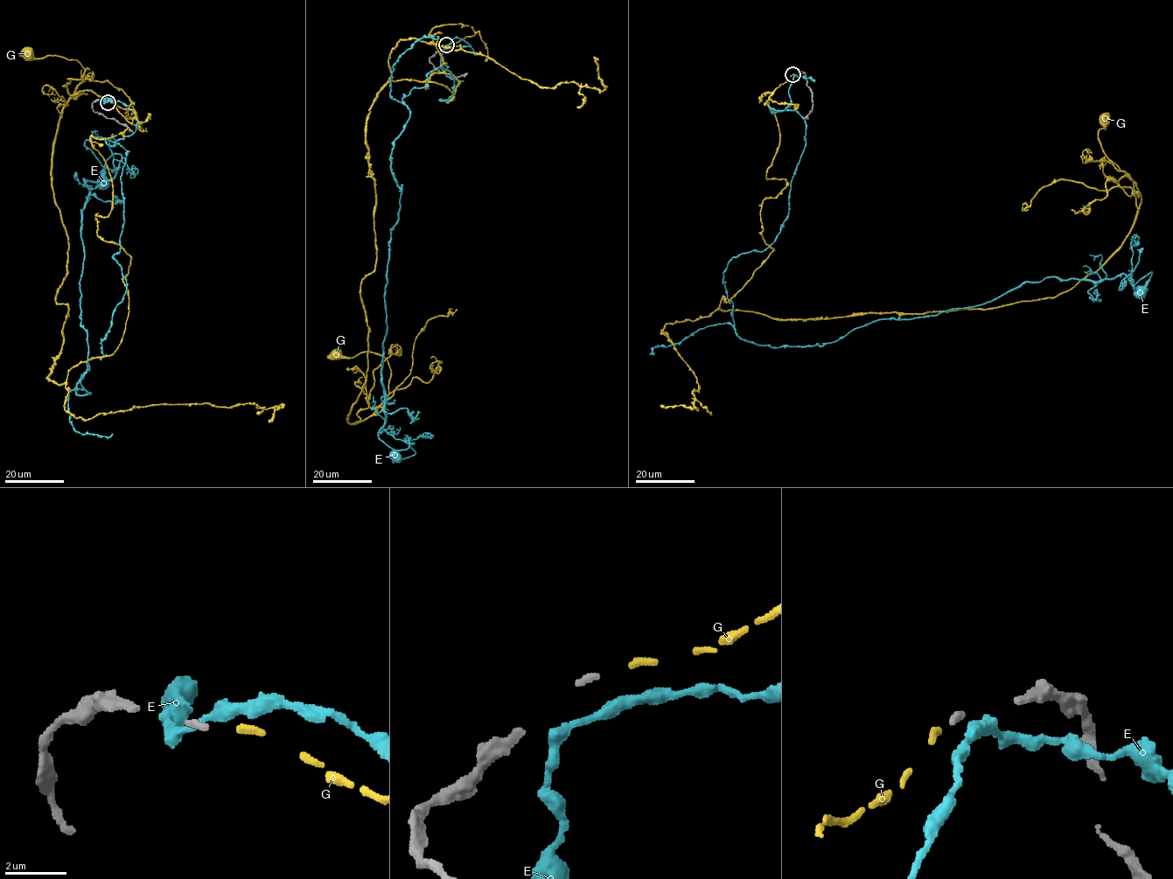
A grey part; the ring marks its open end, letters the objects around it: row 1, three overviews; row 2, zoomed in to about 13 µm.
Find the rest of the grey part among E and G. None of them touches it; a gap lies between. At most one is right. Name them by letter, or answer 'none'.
G

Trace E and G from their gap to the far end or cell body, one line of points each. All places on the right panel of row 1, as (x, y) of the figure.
E: (794, 75), (771, 107), (806, 126), (788, 218), (723, 272), (741, 338), (824, 345), (1047, 277), (1141, 293)
G: (792, 75), (758, 97), (786, 181), (762, 205), (772, 251), (726, 310), (1067, 292), (1141, 199), (1105, 118)

